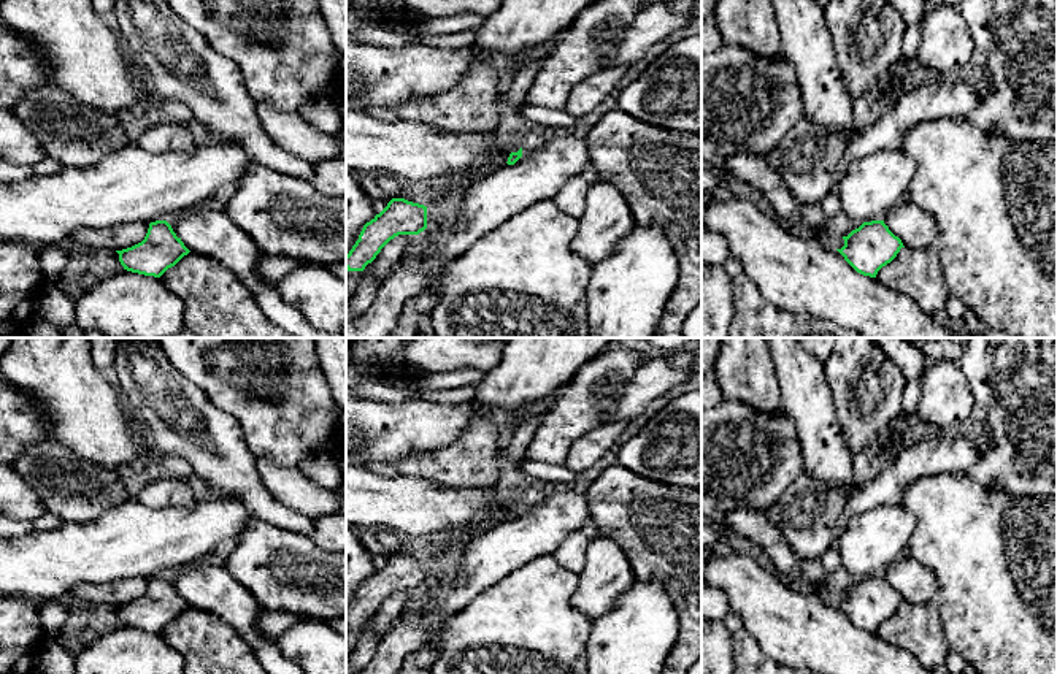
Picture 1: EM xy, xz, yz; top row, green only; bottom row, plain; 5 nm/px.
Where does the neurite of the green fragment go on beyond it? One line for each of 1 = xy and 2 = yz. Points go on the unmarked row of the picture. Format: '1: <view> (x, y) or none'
1: none
2: none

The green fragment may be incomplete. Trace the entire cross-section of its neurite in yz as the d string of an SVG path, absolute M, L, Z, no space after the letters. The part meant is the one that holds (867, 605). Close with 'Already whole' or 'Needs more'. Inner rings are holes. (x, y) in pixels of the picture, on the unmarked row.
M884 576L863 577L843 595L844 601L836 606L857 628L870 633L876 633L878 626L905 603Z. Already whole

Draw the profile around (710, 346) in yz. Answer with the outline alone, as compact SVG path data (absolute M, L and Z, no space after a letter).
M701 338L701 377L713 370L722 338Z

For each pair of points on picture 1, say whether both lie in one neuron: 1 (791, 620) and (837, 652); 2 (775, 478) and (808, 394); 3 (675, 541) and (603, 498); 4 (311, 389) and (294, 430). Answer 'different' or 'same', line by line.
1: same
2: different
3: same
4: same

